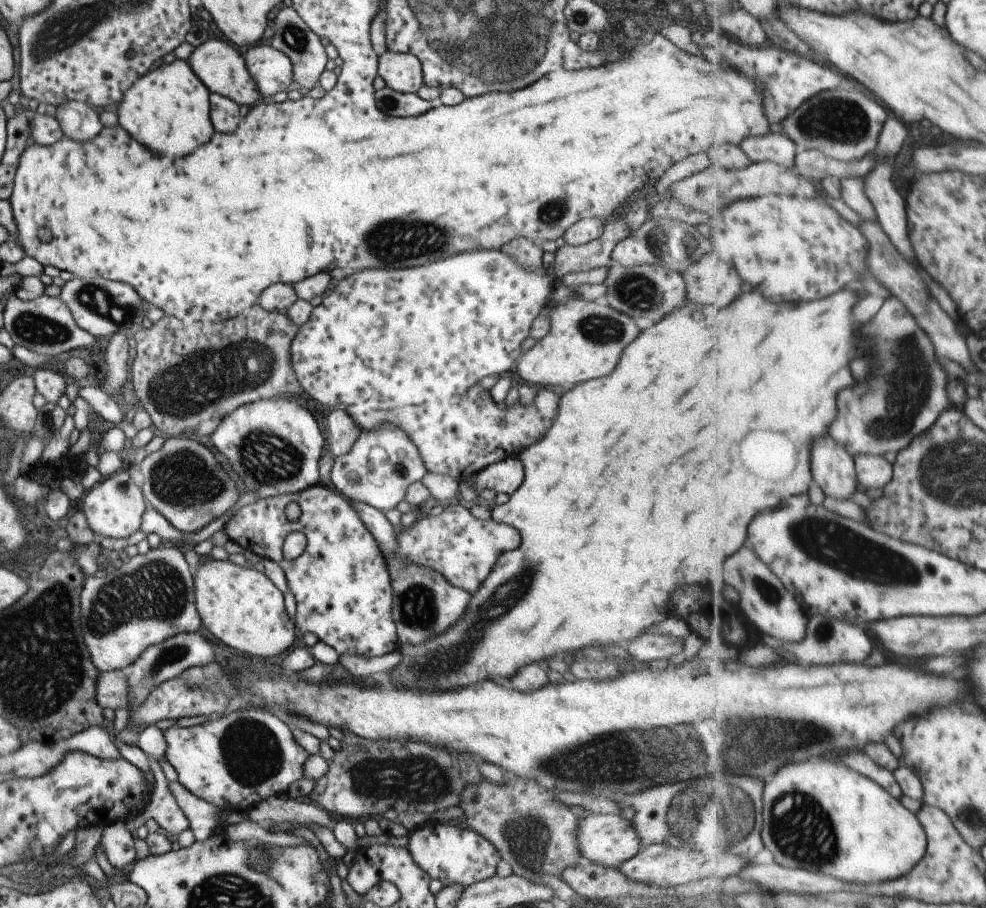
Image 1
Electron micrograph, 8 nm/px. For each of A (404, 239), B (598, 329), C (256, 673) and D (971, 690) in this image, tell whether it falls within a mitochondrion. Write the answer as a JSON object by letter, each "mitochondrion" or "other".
{"A":"mitochondrion","B":"mitochondrion","C":"other","D":"other"}

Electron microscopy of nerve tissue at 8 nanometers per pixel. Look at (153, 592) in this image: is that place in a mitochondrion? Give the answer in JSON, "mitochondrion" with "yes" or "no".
{"mitochondrion":"yes"}

